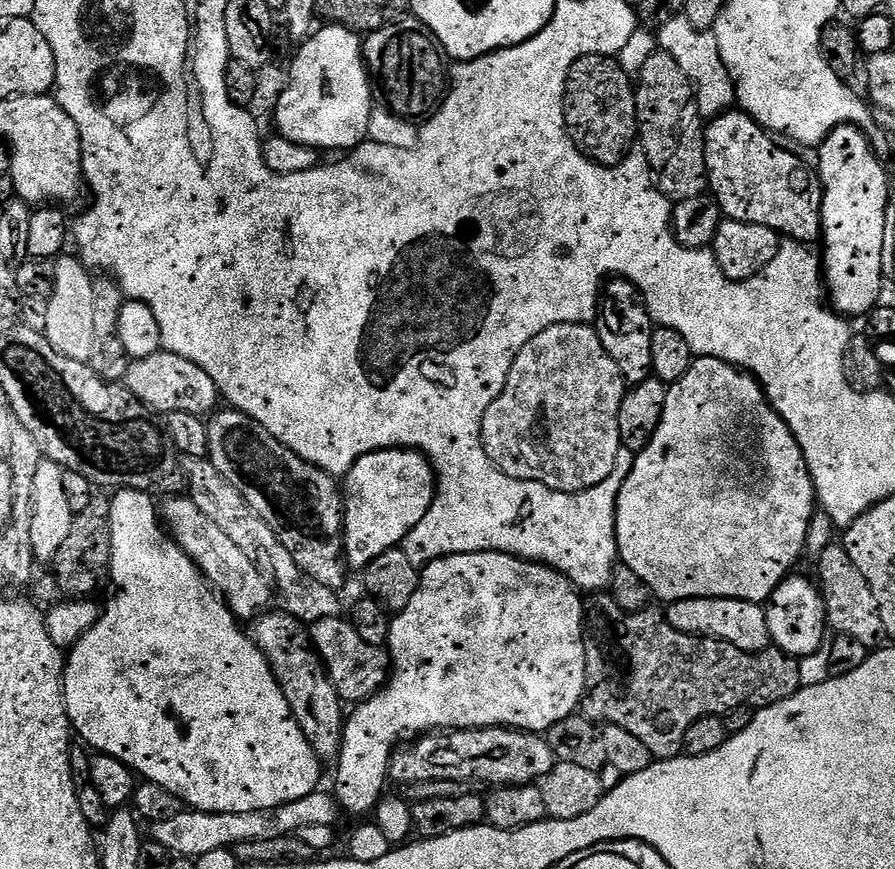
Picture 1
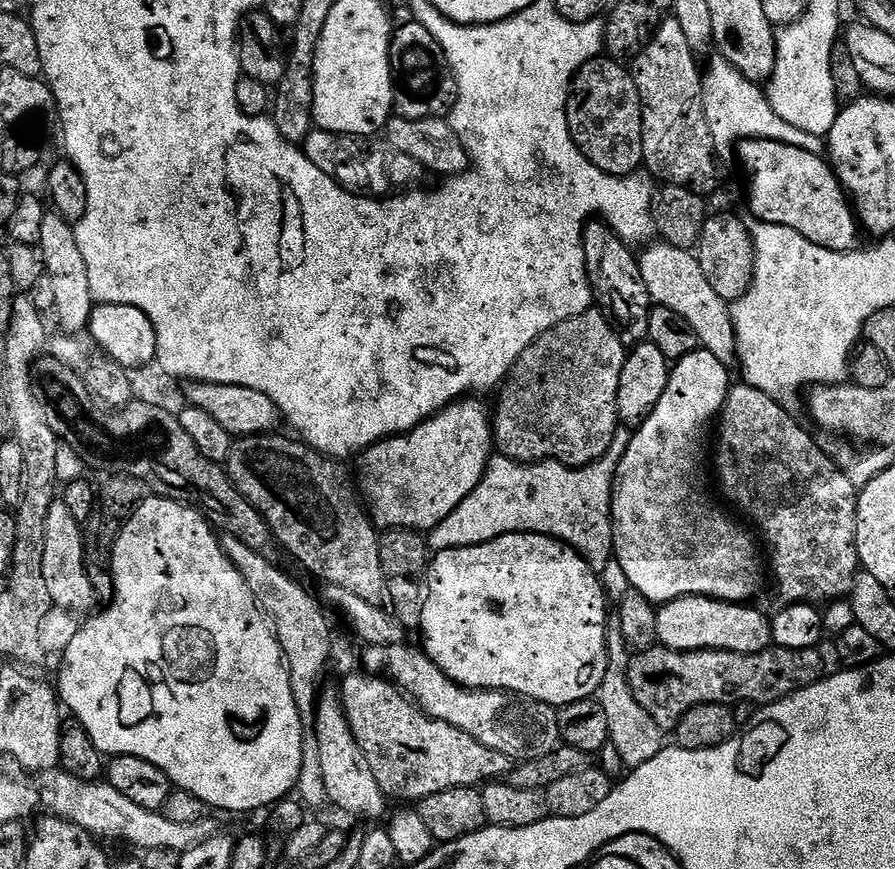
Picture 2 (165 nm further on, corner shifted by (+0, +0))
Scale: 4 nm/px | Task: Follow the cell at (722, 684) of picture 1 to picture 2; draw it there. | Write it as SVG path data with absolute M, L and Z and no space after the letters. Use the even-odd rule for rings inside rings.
M656 646L651 649L656 656L648 656L648 660L641 658L639 654L631 657L628 668L628 680L636 680L636 687L632 689L632 695L640 692L639 703L644 700L641 707L645 713L652 715L652 720L657 729L675 729L676 723L694 706L703 704L756 704L763 706L773 704L775 700L781 700L796 692L805 683L802 656L799 652L791 652L785 648L768 647L766 651L758 654L738 654L737 652L671 652L666 647Z

